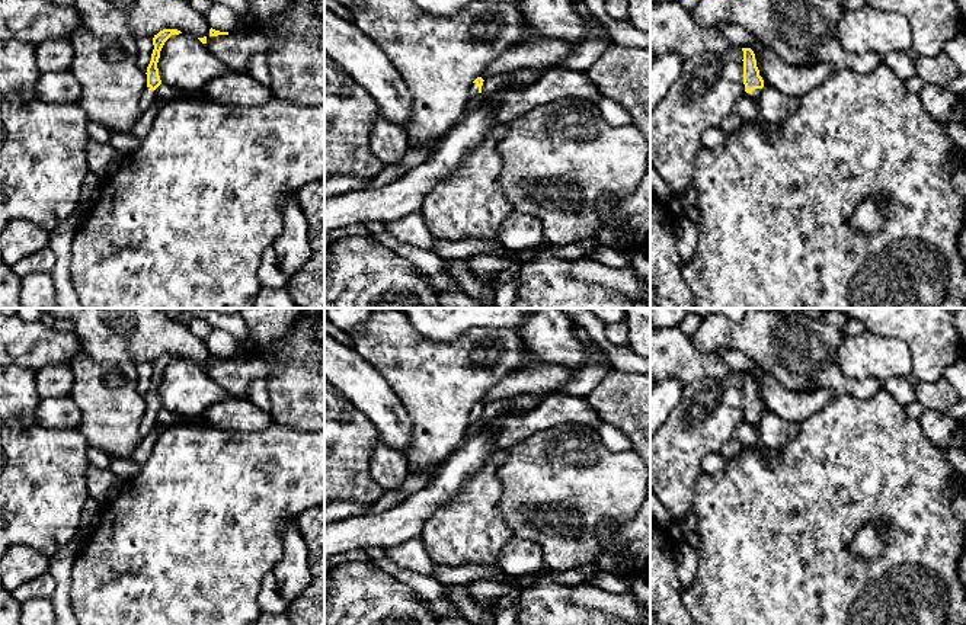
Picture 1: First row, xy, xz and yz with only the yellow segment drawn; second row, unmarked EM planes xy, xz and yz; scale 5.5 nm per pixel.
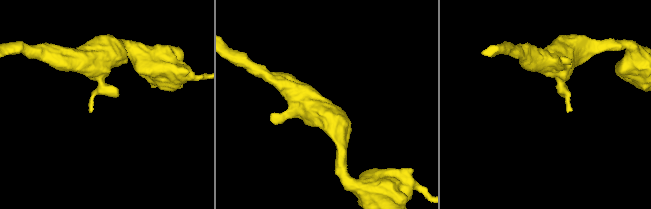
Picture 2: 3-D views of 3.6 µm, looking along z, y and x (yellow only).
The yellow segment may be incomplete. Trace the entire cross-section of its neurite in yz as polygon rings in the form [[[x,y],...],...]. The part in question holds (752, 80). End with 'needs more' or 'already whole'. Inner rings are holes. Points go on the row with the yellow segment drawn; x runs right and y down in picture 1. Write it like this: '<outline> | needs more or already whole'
[[[742,48],[742,51],[745,92],[748,93],[749,99],[757,105],[761,96],[761,89],[764,87],[764,80],[759,76],[754,51],[751,48]]] | needs more

